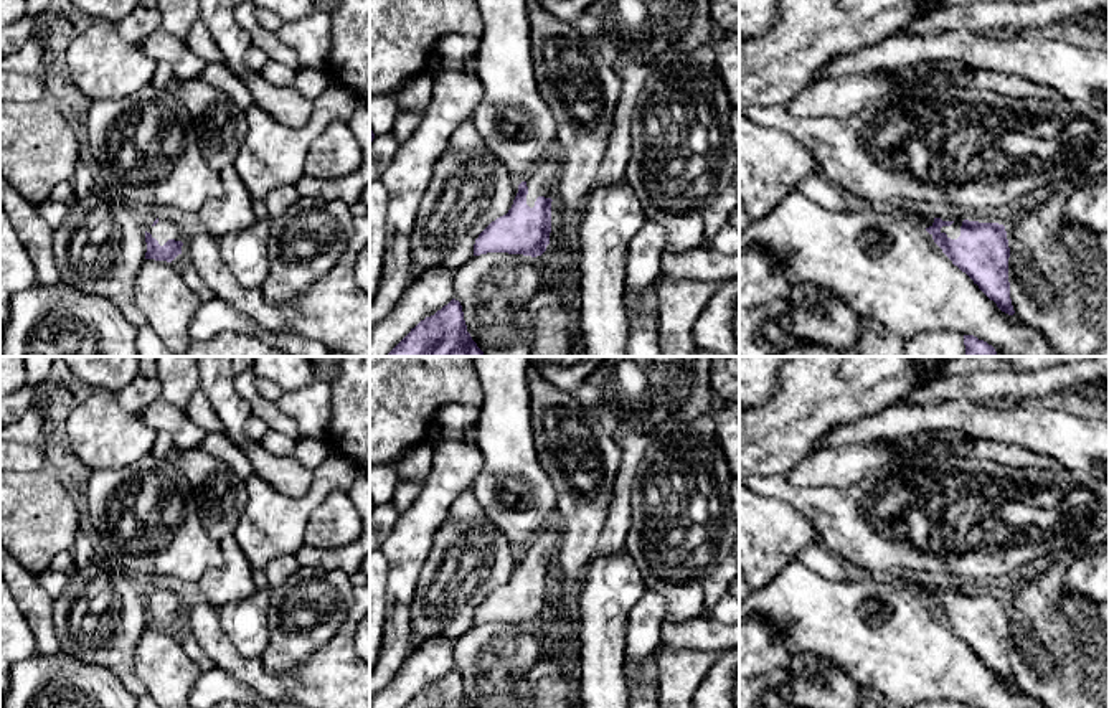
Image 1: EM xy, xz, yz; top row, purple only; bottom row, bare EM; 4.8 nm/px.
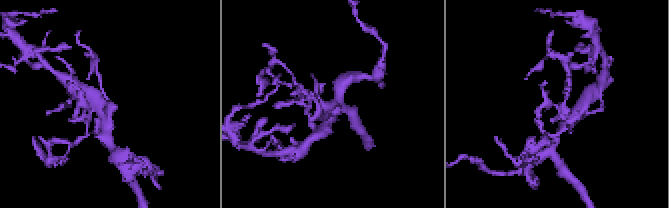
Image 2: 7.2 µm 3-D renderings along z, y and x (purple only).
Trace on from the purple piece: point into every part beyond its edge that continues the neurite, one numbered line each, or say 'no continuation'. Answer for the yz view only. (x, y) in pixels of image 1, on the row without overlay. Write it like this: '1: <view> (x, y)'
1: yz (953, 601)

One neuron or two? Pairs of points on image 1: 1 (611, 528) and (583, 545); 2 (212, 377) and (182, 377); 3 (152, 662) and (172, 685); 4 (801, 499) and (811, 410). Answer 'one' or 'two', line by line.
1: two
2: two
3: one
4: two

